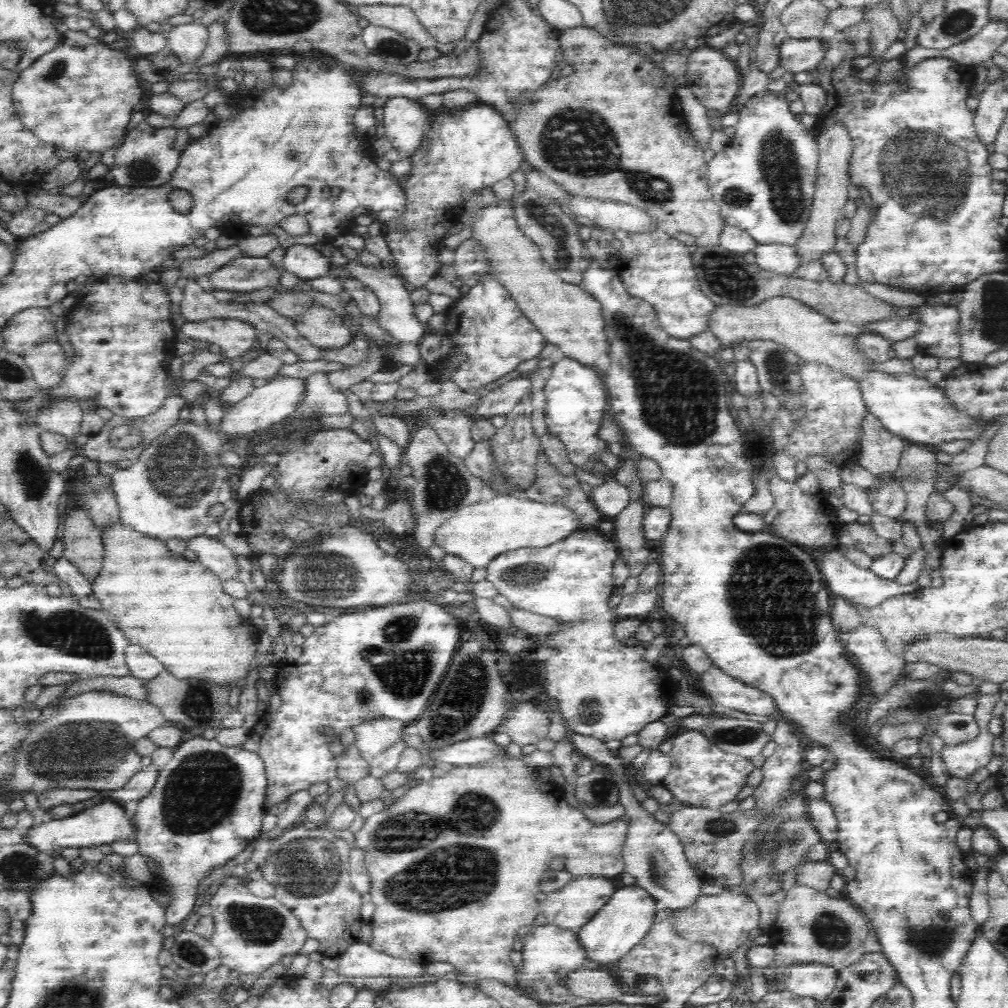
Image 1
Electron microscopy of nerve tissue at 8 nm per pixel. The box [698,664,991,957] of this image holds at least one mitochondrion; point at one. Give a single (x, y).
(758, 854)

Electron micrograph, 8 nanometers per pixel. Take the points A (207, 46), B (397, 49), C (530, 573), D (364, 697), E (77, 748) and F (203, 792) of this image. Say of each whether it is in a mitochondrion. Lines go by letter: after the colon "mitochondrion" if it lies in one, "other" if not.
A: other
B: mitochondrion
C: mitochondrion
D: mitochondrion
E: mitochondrion
F: mitochondrion

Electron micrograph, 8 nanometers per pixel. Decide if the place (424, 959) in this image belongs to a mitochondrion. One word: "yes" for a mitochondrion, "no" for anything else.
no

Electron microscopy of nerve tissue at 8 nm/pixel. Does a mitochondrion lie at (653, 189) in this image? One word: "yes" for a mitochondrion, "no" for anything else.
yes

